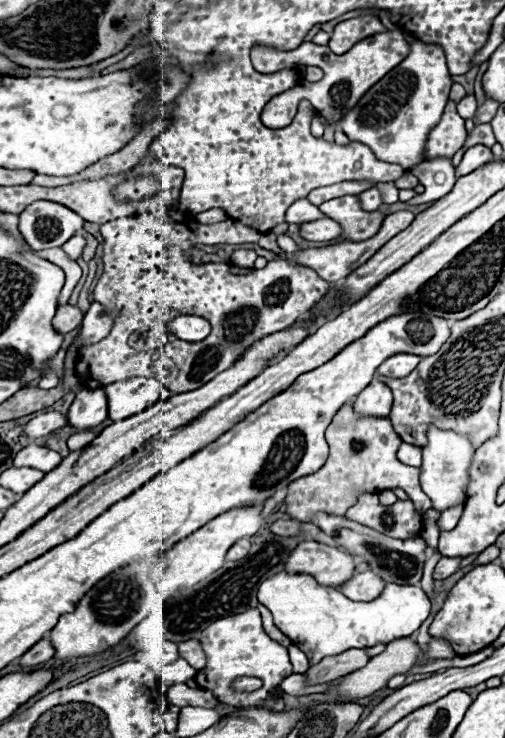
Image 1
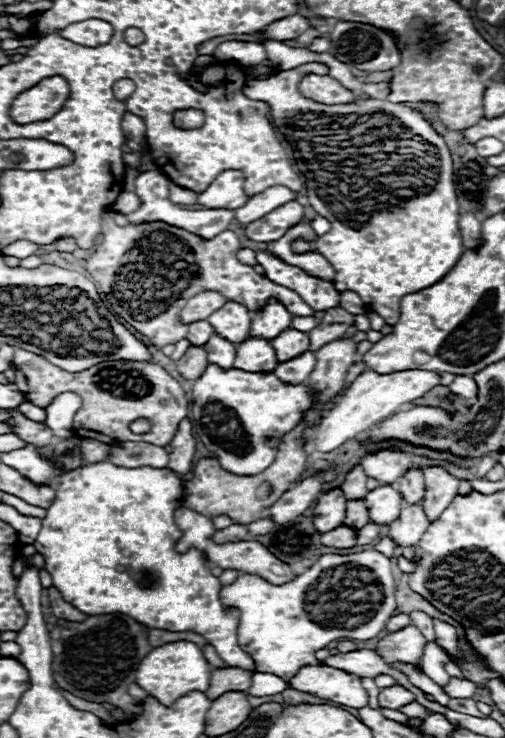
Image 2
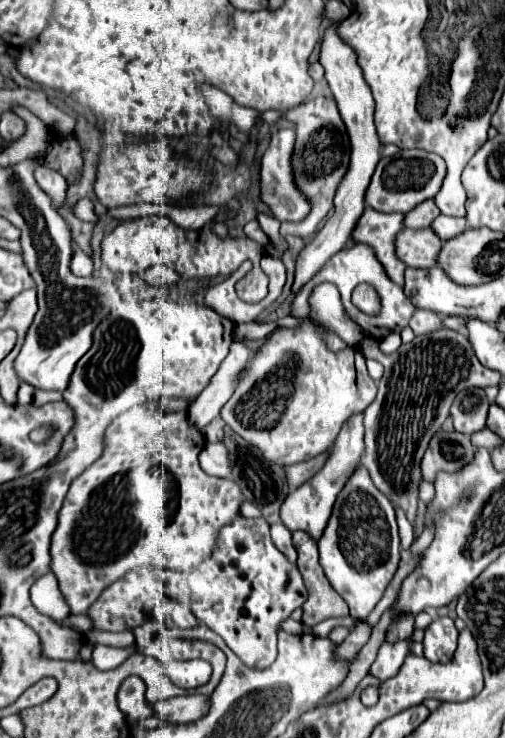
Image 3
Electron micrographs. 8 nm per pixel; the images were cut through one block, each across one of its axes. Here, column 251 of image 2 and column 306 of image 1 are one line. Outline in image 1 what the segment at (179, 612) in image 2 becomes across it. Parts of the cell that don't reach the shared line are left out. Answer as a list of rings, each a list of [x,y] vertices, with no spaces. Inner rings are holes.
[[[294,644],[288,648],[288,652],[290,652],[290,662],[294,666],[294,672],[296,674],[304,674],[310,668],[310,662],[308,662],[306,654],[298,646],[294,646]]]

